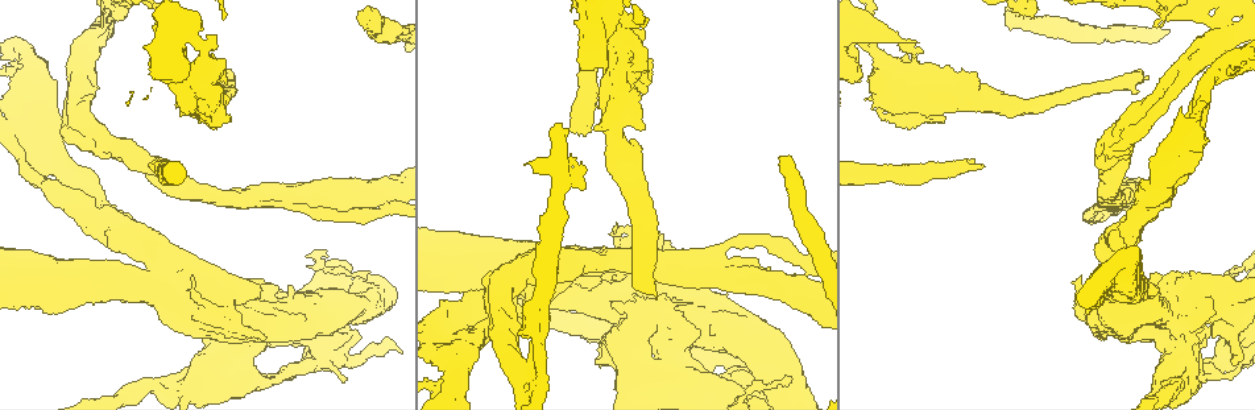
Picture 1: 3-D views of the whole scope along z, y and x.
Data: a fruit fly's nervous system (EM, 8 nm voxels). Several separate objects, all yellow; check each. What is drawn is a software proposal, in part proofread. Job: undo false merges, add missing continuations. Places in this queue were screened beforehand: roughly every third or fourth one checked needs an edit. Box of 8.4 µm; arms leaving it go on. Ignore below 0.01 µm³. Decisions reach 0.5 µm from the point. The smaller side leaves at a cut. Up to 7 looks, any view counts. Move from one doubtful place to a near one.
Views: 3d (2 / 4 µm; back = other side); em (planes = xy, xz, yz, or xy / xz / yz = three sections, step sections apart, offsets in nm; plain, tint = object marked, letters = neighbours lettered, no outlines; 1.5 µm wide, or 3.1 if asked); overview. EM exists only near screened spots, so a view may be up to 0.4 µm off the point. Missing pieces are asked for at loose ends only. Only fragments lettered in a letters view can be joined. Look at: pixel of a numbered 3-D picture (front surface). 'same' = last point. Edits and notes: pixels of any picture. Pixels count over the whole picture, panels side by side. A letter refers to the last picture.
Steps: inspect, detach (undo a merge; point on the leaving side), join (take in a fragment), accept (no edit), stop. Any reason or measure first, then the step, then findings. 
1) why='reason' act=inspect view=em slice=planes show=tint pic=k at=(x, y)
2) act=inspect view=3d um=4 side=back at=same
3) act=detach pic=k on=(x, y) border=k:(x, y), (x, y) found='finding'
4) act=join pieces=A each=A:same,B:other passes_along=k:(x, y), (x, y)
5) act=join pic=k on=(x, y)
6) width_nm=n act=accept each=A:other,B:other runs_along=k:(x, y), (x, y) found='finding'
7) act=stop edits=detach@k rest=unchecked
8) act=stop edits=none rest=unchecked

why='branch stops here' act=inspect view=3d um=2 pic=1 at=(982, 168)

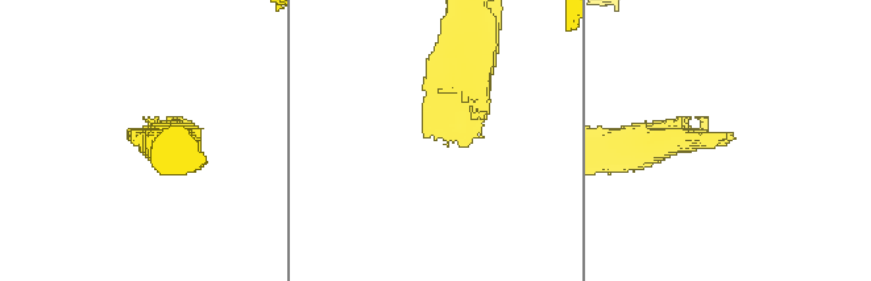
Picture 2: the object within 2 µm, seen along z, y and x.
act=inspect view=em um=3.1 slice=xz step=8 show=letters pic=2 at=(735, 137)

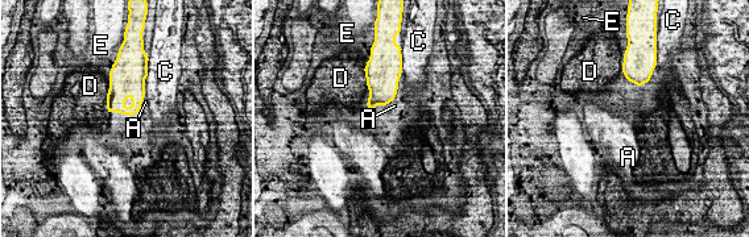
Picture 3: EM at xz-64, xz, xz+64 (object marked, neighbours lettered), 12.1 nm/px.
act=accept each=A:other,C:other,D:other,E:other found='no lettered fragment goes on from it'

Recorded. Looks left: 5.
why='free end' act=inspect view=em slice=yz step=4 show=letters pic=1 at=(581, 185)

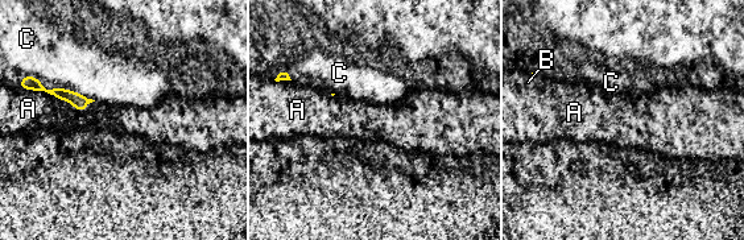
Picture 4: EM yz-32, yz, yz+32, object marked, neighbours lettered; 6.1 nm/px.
act=inspect view=em slice=planes show=letters at=same

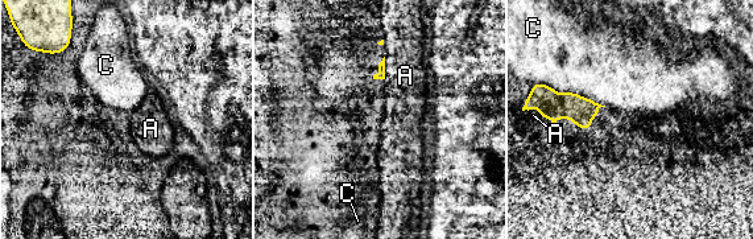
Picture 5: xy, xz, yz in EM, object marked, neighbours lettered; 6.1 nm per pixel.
act=accept each=A:other,C:other border=5:(521, 108), (537, 108), (542, 116) found='none of them fits'

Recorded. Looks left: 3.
why='sharp bend' act=inspect view=em slice=xy step=4 show=letters pic=1 at=(455, 376)

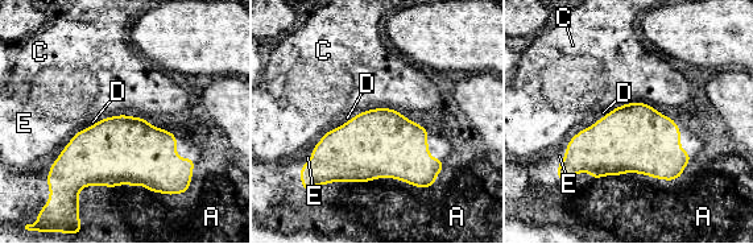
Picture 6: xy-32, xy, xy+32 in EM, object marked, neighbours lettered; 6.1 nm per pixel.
act=accept each=A:other,C:other,D:other,E:other found='continuous, no second neuron'

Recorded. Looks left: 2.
act=stop edits=none rest=unchecked

